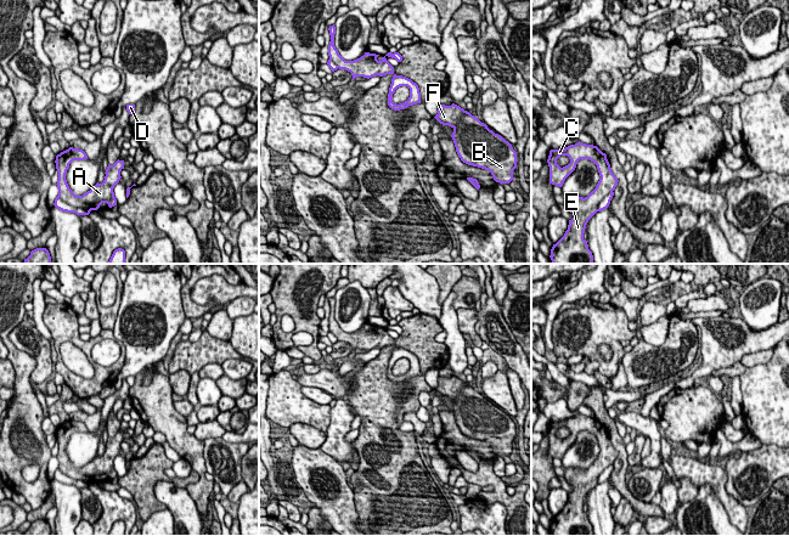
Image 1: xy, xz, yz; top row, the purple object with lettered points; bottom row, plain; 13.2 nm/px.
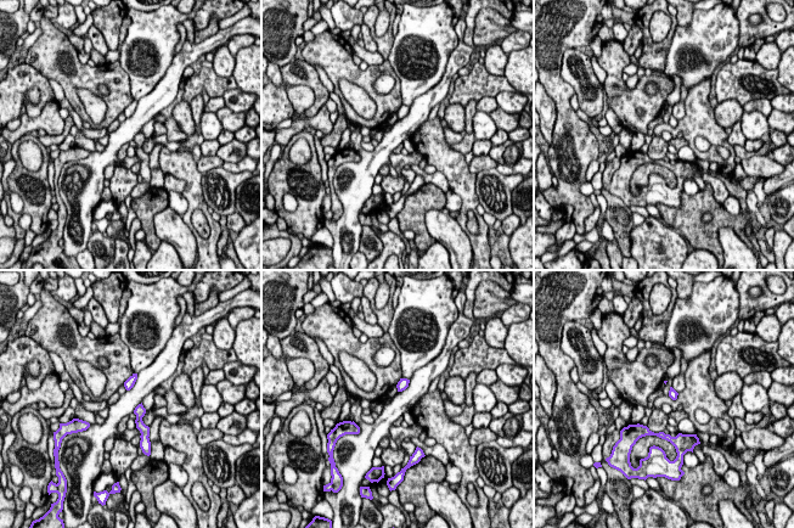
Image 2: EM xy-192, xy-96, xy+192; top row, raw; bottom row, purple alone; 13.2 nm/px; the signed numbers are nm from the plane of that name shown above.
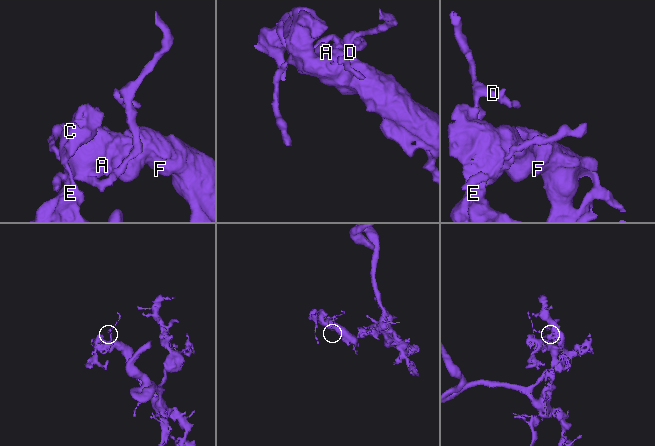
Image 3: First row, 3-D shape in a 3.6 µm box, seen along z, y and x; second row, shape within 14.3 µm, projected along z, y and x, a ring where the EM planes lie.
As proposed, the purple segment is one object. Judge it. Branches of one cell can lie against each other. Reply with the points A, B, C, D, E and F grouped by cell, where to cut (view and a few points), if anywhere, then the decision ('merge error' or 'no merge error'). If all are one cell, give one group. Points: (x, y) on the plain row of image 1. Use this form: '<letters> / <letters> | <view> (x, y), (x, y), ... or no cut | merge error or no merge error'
A B C E F / D | xy (57, 468), (72, 478), (90, 483) | merge error

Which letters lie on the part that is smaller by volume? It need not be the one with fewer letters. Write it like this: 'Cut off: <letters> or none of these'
Cut off: D

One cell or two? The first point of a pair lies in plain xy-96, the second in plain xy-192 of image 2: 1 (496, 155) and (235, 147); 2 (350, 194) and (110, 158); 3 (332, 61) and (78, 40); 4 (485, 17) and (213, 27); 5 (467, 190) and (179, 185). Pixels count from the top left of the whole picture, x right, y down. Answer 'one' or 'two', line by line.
1: one
2: one
3: two
4: one
5: two

